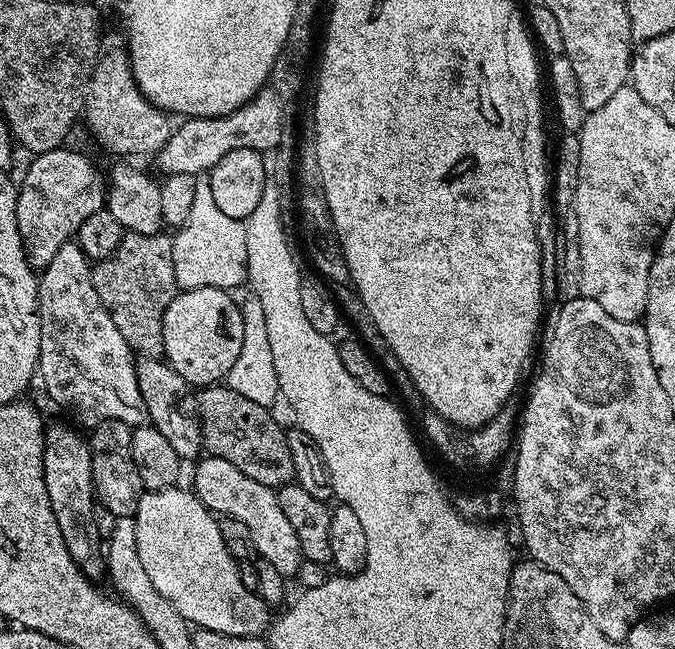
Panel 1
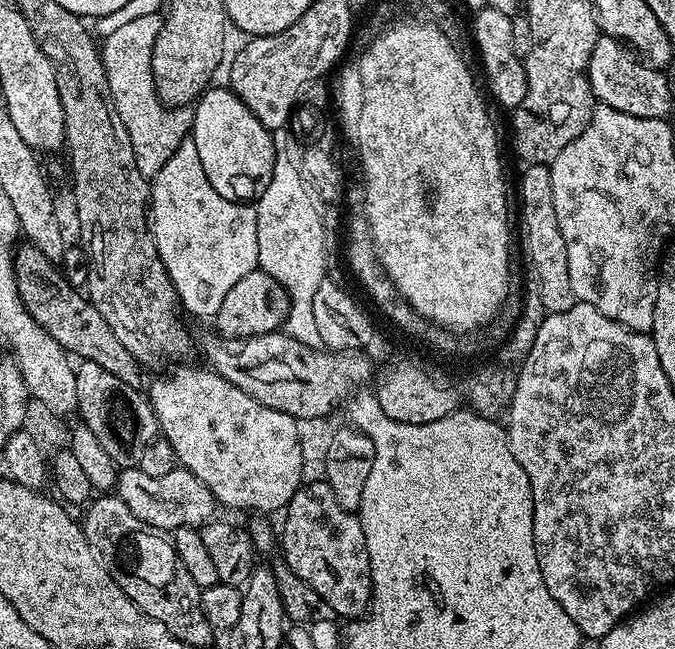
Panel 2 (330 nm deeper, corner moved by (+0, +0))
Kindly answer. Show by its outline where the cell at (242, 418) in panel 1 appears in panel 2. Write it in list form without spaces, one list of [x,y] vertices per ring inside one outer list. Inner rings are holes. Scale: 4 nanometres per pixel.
[[[24,242],[15,249],[12,257],[16,285],[20,301],[28,307],[28,313],[58,342],[65,352],[80,360],[98,362],[102,370],[122,378],[132,388],[140,388],[142,365],[118,342],[117,335],[110,328],[106,319],[92,305],[92,301],[83,291],[71,286],[57,270],[53,261],[48,260],[42,250],[36,249],[29,242]]]

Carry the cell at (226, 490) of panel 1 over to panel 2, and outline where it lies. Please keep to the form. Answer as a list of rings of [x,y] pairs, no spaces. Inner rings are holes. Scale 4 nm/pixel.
[[[138,466],[123,467],[117,473],[115,491],[145,527],[160,532],[173,532],[182,526],[199,528],[215,515],[216,503],[209,488],[179,466],[164,475],[146,474]]]

